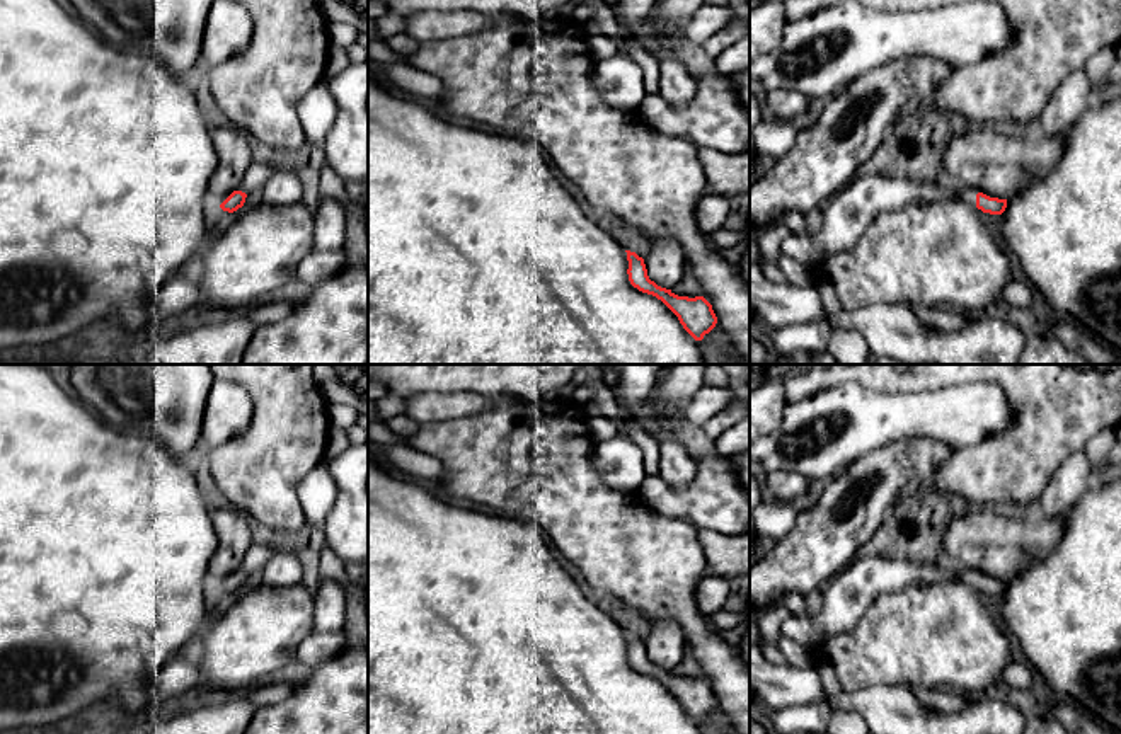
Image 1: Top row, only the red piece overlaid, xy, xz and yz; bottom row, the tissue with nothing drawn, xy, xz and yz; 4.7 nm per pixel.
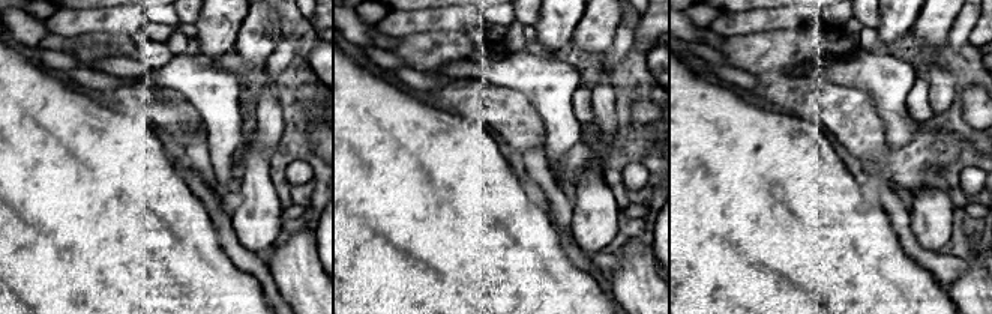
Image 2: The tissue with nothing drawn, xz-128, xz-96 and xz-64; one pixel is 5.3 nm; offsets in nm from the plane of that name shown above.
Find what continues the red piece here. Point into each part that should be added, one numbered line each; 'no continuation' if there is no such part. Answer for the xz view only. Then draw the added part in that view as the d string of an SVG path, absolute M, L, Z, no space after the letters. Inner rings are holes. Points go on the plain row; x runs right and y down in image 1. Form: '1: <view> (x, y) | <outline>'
no continuation

